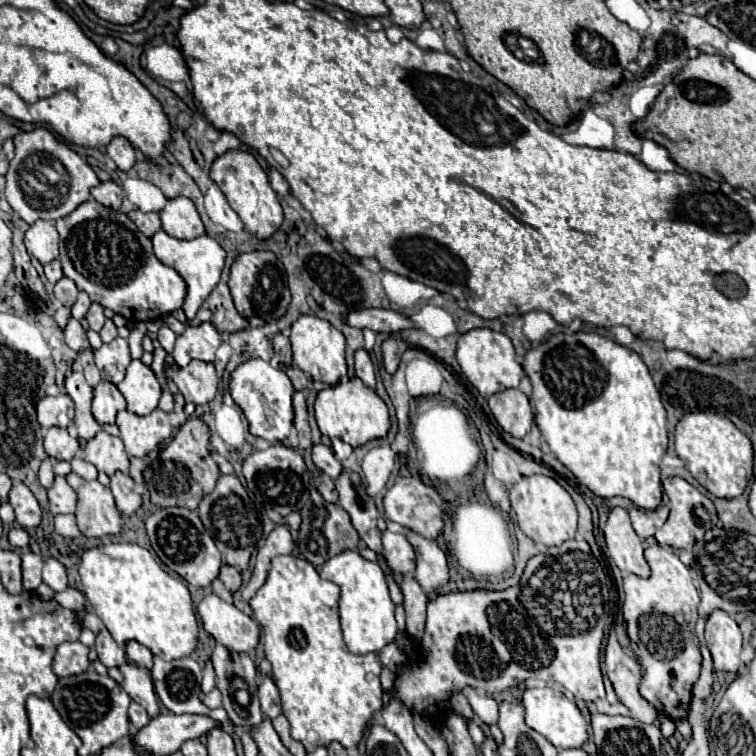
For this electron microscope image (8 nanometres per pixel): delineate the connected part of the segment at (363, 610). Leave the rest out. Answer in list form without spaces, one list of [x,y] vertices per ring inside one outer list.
[[[349,550],[329,558],[321,566],[319,574],[323,580],[335,582],[341,588],[341,600],[339,600],[341,630],[345,644],[353,654],[369,654],[369,652],[379,654],[387,644],[395,640],[397,634],[395,604],[391,602],[385,574],[375,562],[369,562],[359,552]]]

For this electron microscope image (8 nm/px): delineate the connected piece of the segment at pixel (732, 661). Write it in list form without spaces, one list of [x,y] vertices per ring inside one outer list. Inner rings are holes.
[[[715,610],[705,626],[705,640],[717,672],[737,672],[741,666],[741,630],[723,610]]]

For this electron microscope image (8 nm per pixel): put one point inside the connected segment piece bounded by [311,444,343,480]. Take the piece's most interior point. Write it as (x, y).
(322, 456)

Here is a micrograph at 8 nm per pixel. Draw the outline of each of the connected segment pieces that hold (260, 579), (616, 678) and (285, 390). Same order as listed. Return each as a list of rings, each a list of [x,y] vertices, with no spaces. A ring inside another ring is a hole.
[[[277,524],[273,528],[273,532],[267,536],[265,544],[257,552],[257,562],[255,562],[251,580],[249,580],[247,588],[243,590],[243,600],[245,602],[249,602],[255,596],[255,592],[265,584],[271,558],[275,558],[279,554],[291,554],[293,548],[295,548],[295,542],[293,542],[293,538],[289,534],[289,528],[285,524]]]
[[[614,629],[609,632],[605,650],[605,674],[611,680],[617,698],[629,708],[631,716],[639,722],[651,724],[657,718],[657,710],[639,694],[641,666],[635,658],[627,656],[619,646]]]
[[[251,358],[233,370],[229,392],[235,404],[243,410],[249,422],[249,432],[253,436],[265,438],[271,444],[283,442],[289,436],[291,426],[293,426],[293,416],[295,416],[293,404],[291,404],[293,386],[281,368],[273,368],[269,362],[261,358]]]

